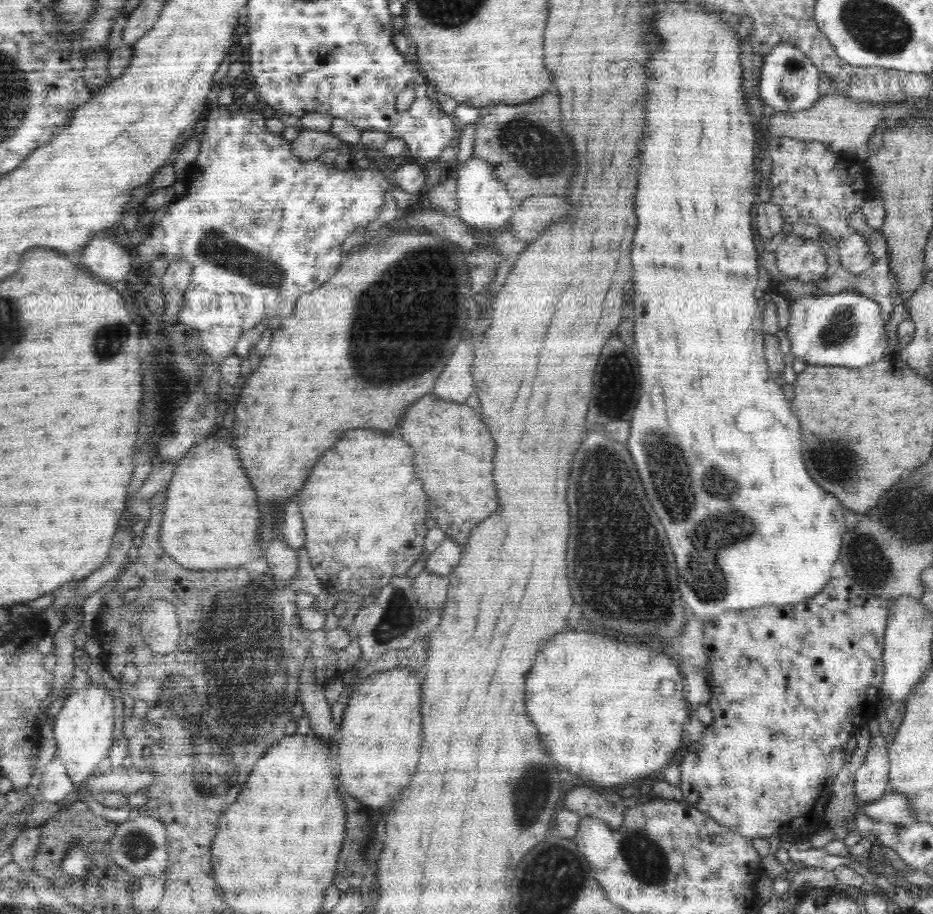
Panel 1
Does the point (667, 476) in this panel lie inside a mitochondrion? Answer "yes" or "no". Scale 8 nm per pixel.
yes

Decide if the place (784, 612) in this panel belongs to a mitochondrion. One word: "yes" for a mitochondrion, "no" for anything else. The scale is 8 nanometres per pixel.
no

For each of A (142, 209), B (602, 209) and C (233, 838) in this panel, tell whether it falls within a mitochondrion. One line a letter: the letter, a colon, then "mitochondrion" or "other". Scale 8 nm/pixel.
A: other
B: other
C: other

